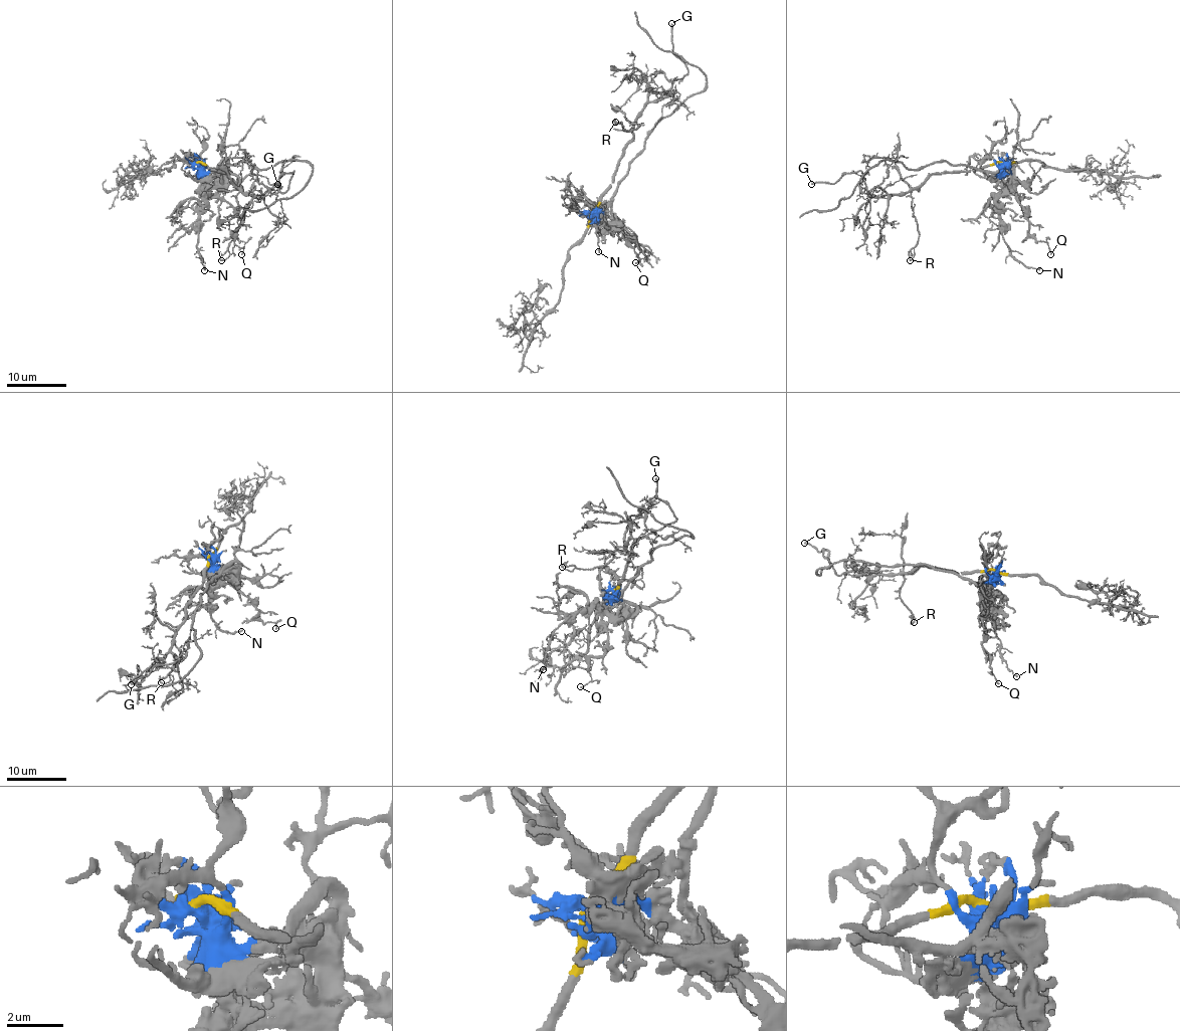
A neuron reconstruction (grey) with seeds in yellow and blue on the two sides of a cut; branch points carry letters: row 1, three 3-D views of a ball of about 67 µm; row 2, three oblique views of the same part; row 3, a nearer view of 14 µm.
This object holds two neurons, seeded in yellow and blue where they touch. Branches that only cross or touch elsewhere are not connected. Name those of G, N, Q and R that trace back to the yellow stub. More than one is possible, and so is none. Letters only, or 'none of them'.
G, R

